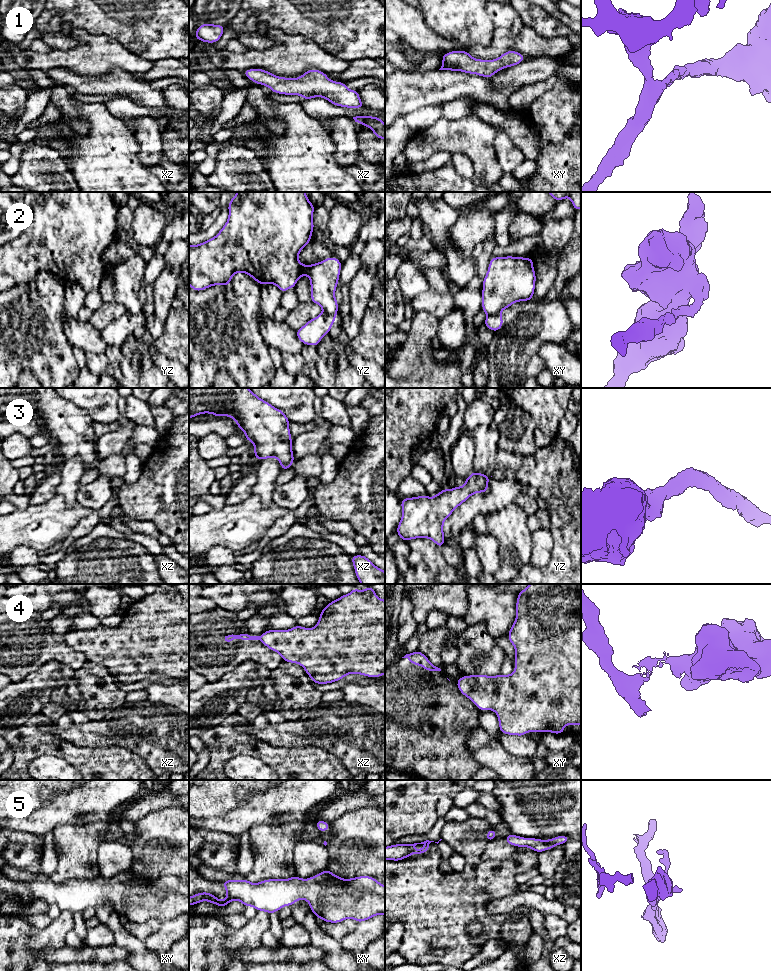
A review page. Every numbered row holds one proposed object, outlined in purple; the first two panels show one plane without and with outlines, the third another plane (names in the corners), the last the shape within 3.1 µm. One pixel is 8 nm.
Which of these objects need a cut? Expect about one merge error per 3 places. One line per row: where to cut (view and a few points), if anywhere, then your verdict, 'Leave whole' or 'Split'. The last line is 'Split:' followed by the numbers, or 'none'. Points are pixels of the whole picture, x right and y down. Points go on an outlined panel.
1: No split. Leave whole
2: Split along yz (323, 312), (335, 314). Split
3: No split. Leave whole
4: Split along xz (260, 636), (261, 639). Split
5: No split. Leave whole
Split: 2, 4

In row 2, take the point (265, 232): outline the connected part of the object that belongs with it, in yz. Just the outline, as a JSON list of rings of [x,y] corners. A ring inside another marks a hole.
[[[237,192],[228,204],[228,220],[218,234],[197,245],[189,245],[189,286],[194,291],[202,291],[211,286],[229,286],[236,273],[246,273],[260,286],[276,285],[282,293],[295,288],[297,280],[303,275],[310,279],[311,302],[321,306],[323,313],[337,314],[338,300],[335,291],[339,281],[342,263],[338,258],[329,257],[311,265],[304,265],[298,260],[301,250],[311,242],[314,227],[313,213],[315,206],[305,192]]]

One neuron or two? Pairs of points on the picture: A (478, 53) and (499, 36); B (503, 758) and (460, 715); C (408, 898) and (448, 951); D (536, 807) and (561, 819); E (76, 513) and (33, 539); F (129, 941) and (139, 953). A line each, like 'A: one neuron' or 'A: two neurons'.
A: one neuron
B: two neurons
C: one neuron
D: one neuron
E: one neuron
F: one neuron

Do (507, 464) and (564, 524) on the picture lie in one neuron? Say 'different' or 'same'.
same

